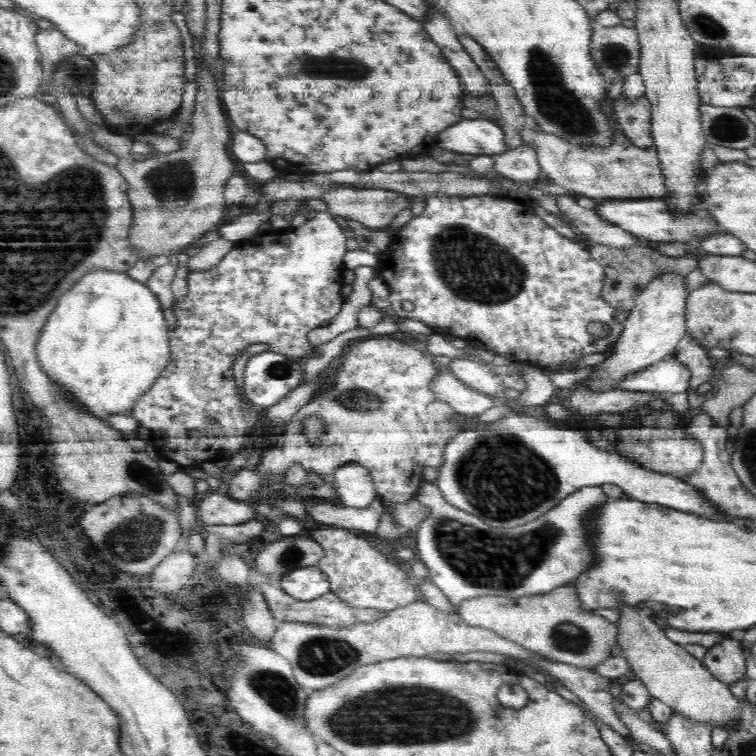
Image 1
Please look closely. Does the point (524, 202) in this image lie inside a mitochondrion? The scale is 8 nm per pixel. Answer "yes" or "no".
no

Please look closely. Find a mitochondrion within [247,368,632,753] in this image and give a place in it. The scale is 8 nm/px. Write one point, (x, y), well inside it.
(398, 715)

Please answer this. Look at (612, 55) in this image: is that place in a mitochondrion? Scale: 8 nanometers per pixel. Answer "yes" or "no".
yes

